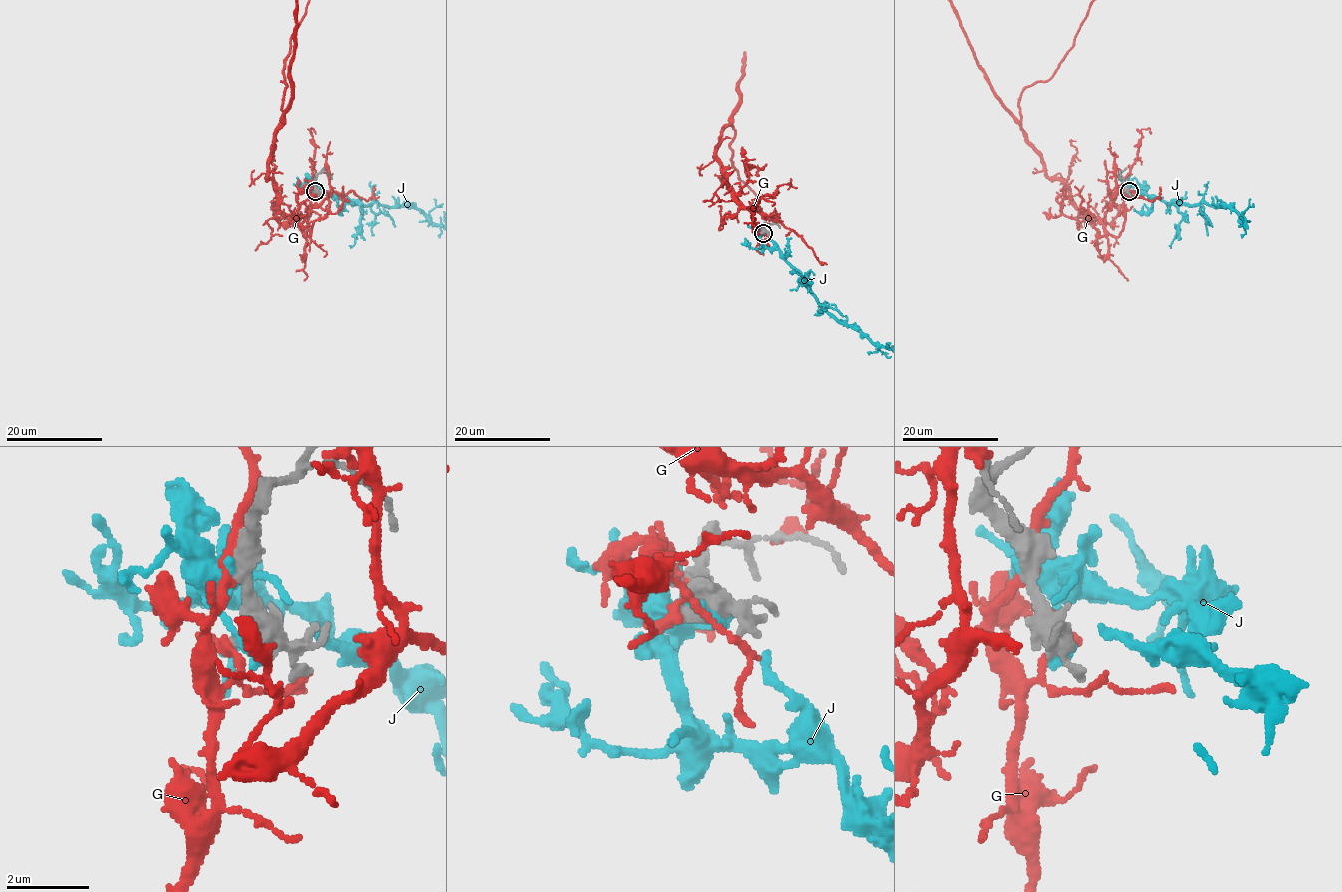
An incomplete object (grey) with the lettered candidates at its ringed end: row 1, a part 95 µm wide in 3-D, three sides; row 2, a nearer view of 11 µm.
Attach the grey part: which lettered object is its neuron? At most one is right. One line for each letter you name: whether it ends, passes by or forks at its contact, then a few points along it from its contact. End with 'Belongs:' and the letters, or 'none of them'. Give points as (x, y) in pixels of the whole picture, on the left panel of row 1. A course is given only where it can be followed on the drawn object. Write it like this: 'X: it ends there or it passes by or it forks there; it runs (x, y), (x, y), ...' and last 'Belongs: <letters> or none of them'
Belongs: none of them

